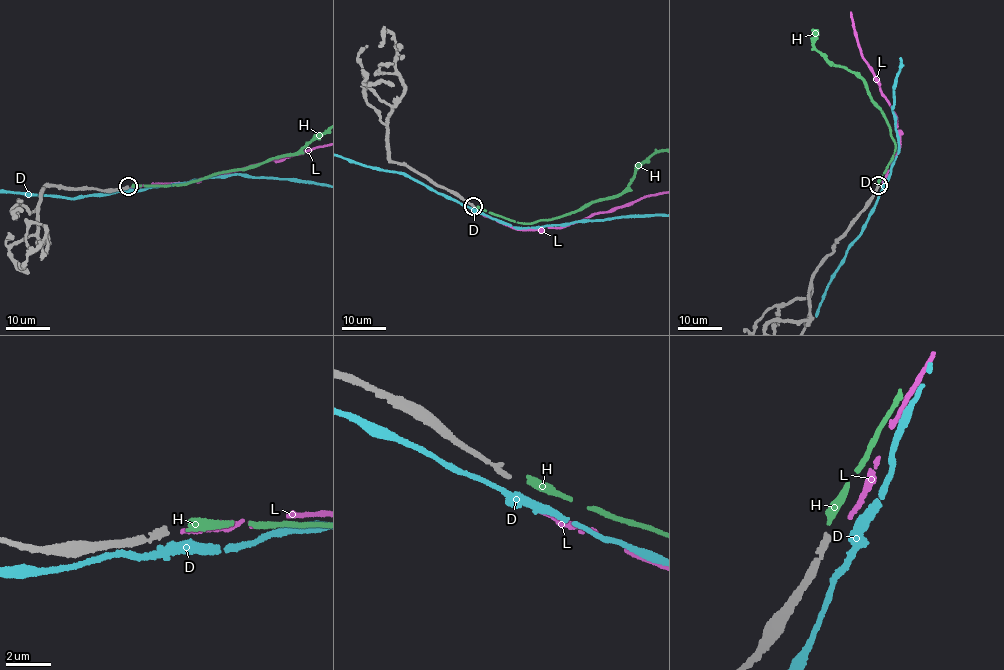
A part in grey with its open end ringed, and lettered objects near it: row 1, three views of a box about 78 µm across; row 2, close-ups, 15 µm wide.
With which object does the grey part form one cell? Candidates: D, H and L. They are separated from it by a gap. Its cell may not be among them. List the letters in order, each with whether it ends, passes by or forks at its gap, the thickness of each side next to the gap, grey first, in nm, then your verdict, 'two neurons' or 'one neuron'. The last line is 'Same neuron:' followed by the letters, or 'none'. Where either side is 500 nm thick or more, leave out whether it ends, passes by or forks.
D: it passes by; 220 nm thick on the grey side, 400 nm on the other; two neurons
H: it ends there; 220 nm thick on the grey side, 360 nm on the other; two neurons
L: it ends there; 220 nm thick on the grey side, 180 nm on the other; two neurons
Same neuron: none

